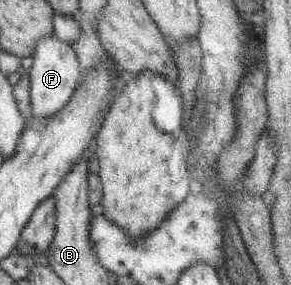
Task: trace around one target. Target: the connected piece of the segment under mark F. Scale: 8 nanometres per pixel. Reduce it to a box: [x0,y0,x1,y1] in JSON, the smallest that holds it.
[27,35,81,119]

